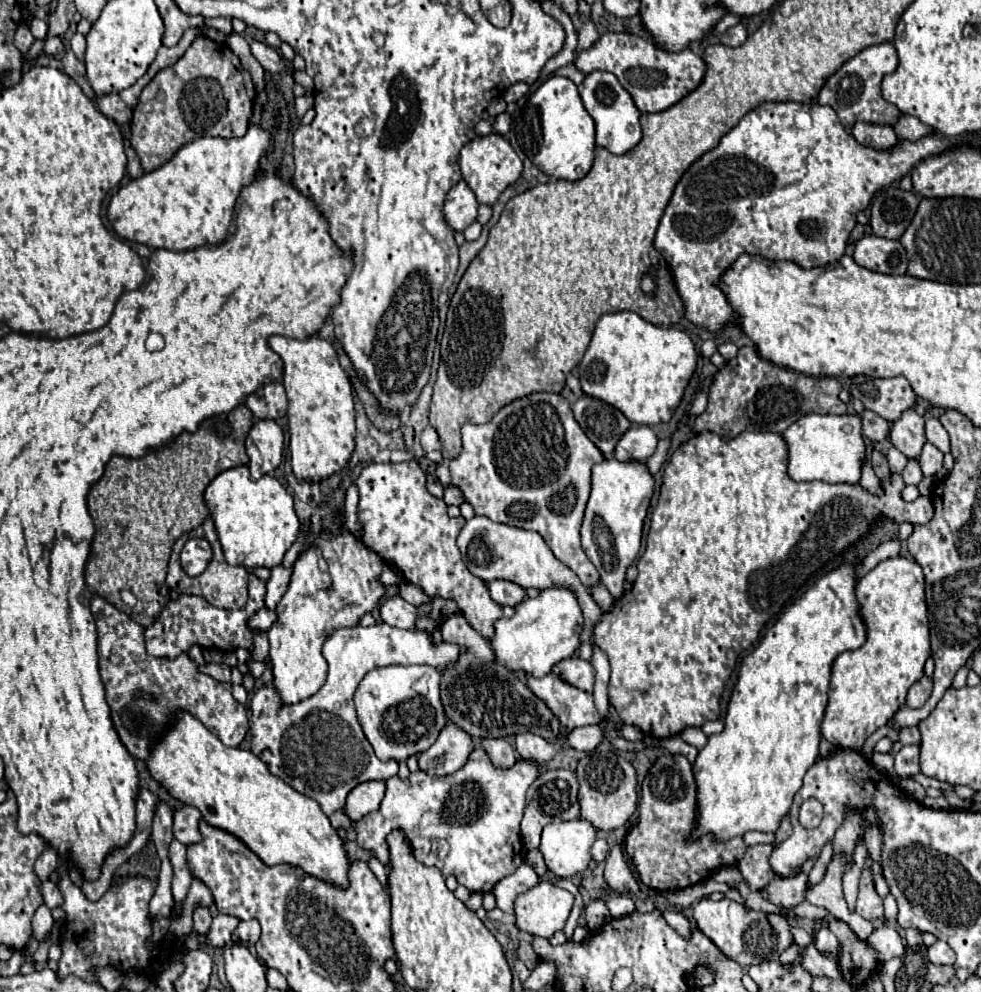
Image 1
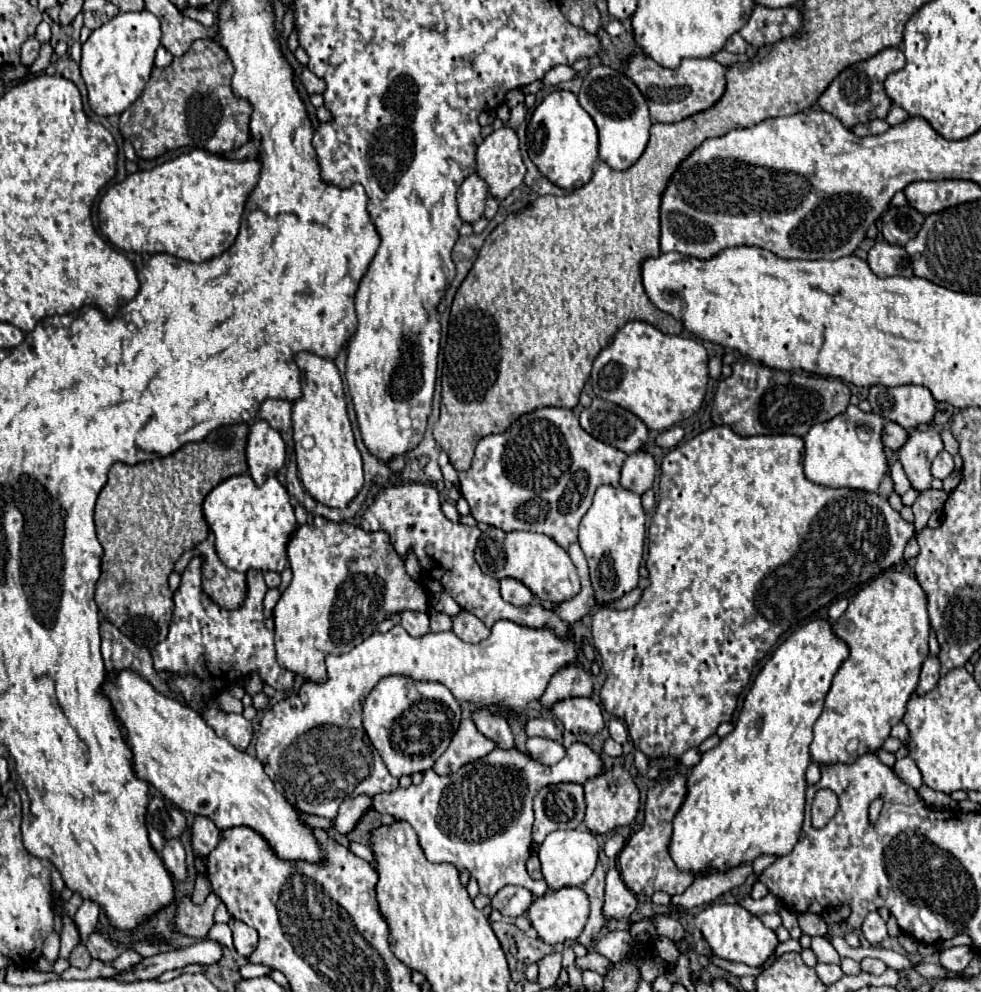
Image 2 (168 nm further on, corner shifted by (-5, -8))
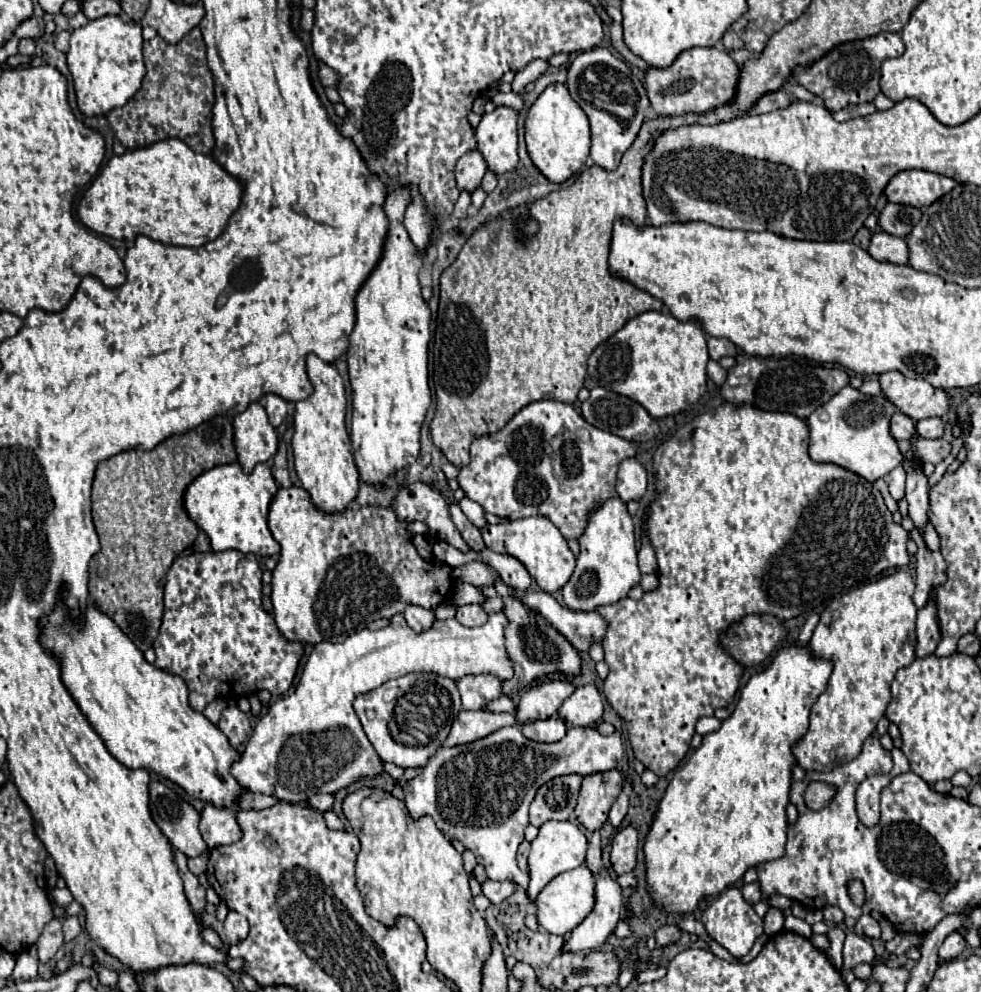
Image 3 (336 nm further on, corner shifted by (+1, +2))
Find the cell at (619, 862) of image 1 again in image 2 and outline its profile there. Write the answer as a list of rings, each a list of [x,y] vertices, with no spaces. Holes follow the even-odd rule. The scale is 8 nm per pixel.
[[[610,867],[606,873],[606,895],[604,895],[604,919],[624,919],[636,909],[636,897],[622,881],[616,867]]]

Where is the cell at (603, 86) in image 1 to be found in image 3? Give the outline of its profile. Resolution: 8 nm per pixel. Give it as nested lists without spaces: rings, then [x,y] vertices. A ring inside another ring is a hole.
[[[594,47],[580,53],[568,69],[568,91],[572,99],[582,107],[592,127],[590,157],[604,169],[616,169],[624,151],[634,143],[650,107],[642,81],[632,69],[616,59],[606,47]]]

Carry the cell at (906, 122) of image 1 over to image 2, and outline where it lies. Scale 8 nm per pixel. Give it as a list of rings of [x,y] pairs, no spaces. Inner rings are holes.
[[[892,105],[892,107],[890,107],[890,111],[888,111],[888,115],[886,115],[886,123],[888,123],[888,125],[898,125],[898,123],[906,121],[908,117],[910,117],[910,115],[908,115],[902,107]]]

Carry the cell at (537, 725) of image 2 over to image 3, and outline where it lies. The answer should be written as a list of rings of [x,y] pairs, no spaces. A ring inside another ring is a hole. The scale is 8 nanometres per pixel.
[[[502,693],[502,697],[498,697],[498,701],[492,701],[486,709],[488,711],[494,711],[494,713],[510,713],[510,715],[516,715],[516,703],[510,697],[506,697],[504,693]]]

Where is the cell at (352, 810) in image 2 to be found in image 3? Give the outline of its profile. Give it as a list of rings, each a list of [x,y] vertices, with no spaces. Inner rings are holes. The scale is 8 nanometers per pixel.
[[[318,795],[318,797],[310,797],[310,801],[308,801],[314,809],[318,809],[318,811],[330,811],[332,809],[332,805],[334,805],[334,795]]]

